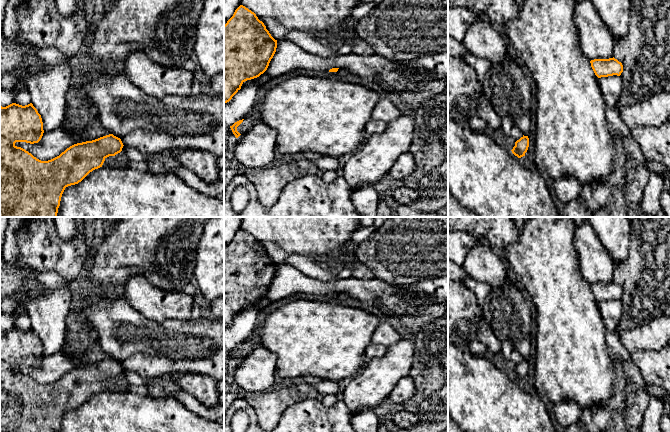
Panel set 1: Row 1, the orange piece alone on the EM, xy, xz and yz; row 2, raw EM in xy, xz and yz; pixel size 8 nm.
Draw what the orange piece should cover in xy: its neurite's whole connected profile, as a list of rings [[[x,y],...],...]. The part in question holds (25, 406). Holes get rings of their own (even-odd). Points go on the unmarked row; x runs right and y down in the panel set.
[[[32,327],[0,330],[0,432],[59,432],[66,411],[81,406],[90,396],[102,391],[107,381],[120,377],[124,370],[120,362],[109,358],[74,368],[59,380],[41,385],[15,369],[16,366],[38,367],[43,357],[41,339]]]

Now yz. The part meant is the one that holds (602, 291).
[[[594,283],[590,285],[591,291],[598,302],[617,299],[623,296],[623,289],[617,283]]]

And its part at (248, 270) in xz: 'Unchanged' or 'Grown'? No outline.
Unchanged

